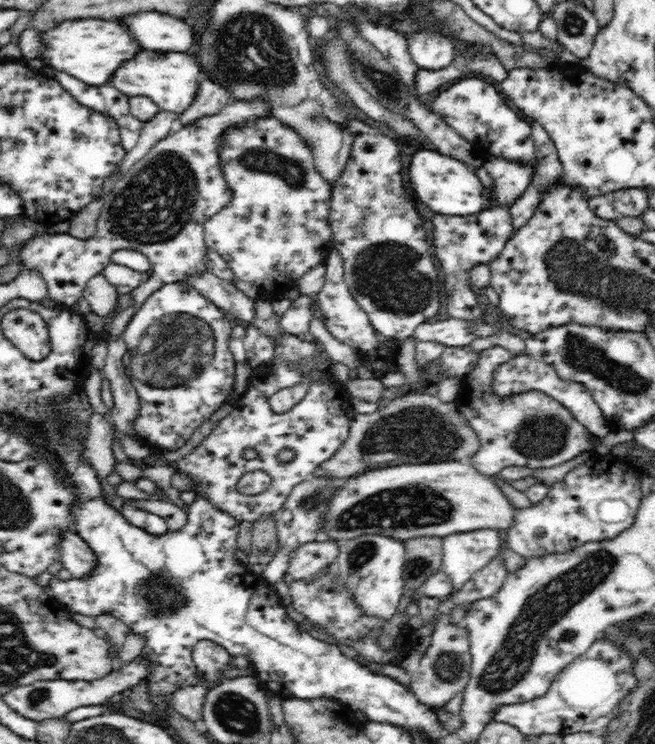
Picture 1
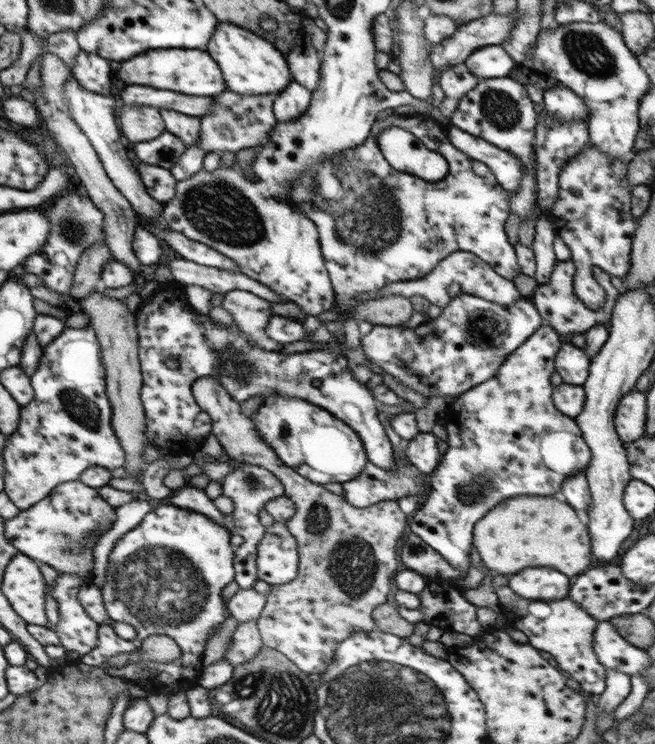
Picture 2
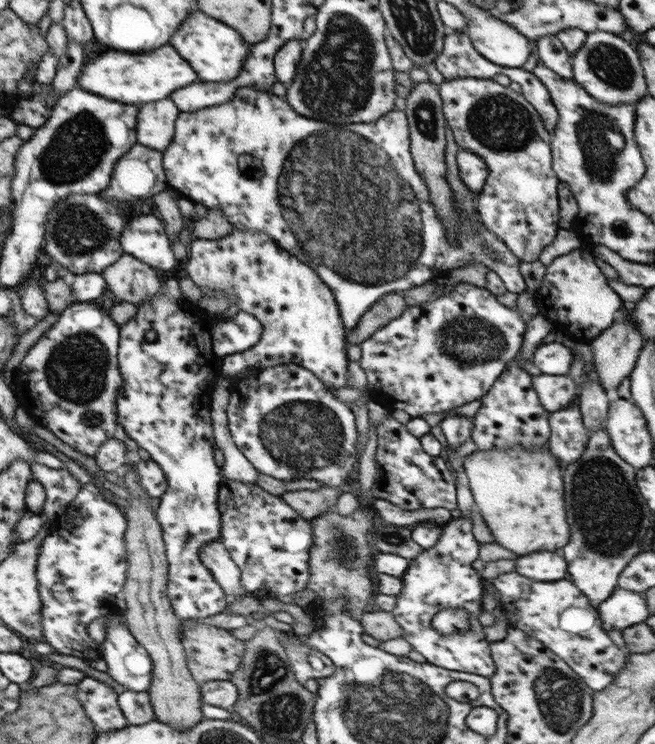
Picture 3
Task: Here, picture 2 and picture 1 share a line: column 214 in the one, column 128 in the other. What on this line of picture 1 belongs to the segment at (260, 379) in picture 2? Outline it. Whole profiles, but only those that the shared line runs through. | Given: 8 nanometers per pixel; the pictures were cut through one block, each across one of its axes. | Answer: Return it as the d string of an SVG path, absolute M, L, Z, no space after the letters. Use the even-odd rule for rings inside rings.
M186 283L165 284L139 306L123 332L126 354L124 370L138 393L140 403L136 433L148 447L175 451L184 446L194 431L233 396L236 360L228 348L232 334L230 319L212 301Z

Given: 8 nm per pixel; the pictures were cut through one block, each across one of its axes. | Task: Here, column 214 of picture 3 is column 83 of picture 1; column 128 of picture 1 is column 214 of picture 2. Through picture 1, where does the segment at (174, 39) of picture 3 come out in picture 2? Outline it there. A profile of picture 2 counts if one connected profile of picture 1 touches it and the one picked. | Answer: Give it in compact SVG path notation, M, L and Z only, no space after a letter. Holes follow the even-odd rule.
M218 23L207 46L207 54L217 62L227 91L247 96L277 95L291 82L289 69L282 52L269 41L251 31L230 23Z

